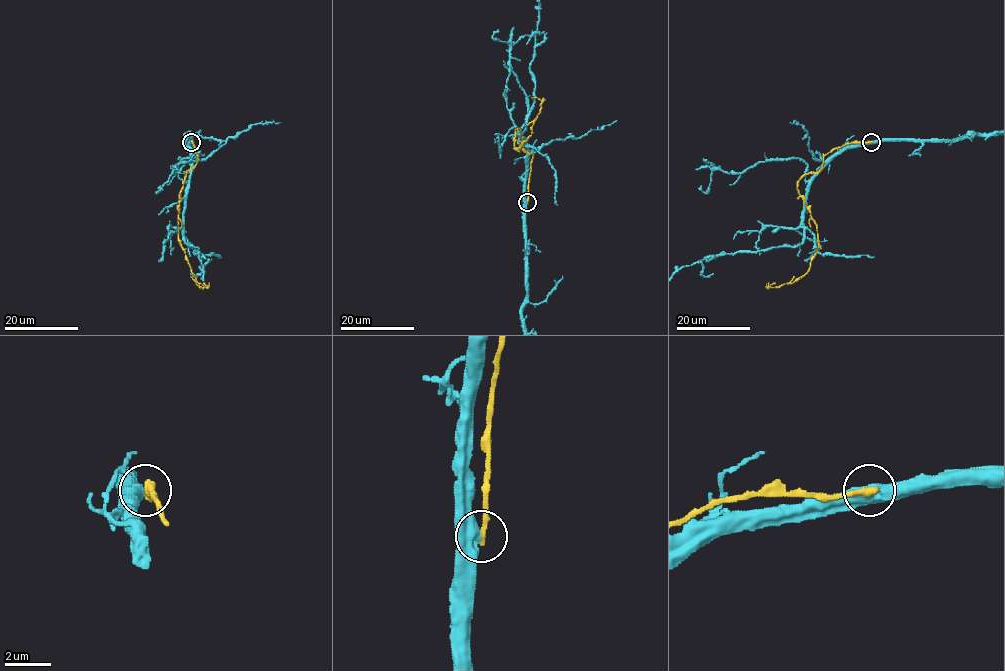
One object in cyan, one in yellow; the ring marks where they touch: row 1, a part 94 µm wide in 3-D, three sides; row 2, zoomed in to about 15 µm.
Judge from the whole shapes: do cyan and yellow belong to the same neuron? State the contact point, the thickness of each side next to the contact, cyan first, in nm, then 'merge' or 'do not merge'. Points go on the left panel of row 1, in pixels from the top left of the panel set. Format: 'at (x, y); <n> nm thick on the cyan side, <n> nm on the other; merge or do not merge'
at (191, 142); 550 nm thick on the cyan side, 280 nm on the other; do not merge

